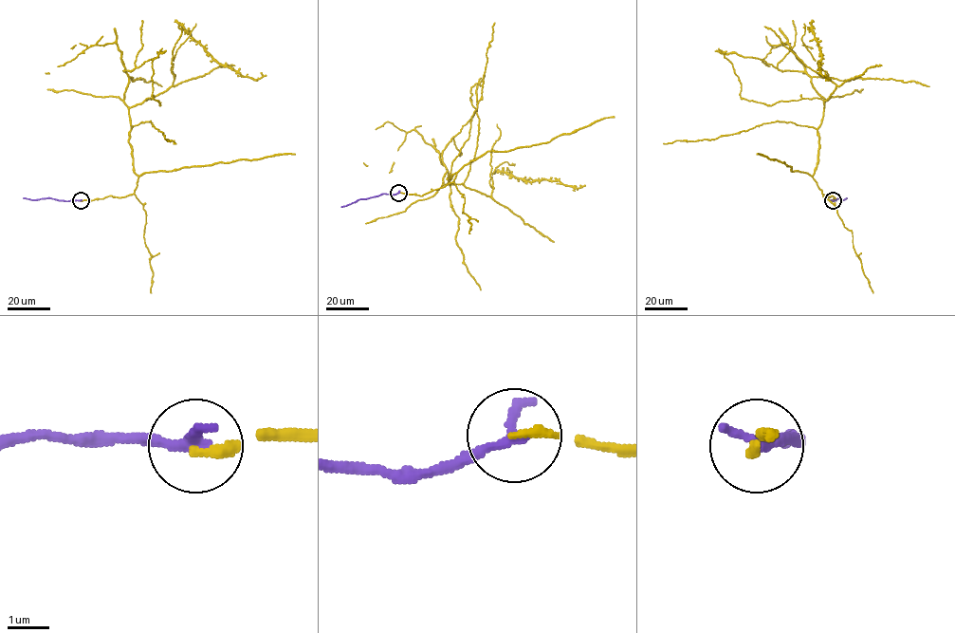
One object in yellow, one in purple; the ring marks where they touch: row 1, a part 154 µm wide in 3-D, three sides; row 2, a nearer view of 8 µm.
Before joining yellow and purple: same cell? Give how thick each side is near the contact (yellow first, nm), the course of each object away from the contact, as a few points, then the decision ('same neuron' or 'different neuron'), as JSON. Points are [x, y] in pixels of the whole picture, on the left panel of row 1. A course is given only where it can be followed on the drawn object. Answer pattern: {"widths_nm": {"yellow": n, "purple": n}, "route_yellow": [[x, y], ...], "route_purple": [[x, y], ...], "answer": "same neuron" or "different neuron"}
{"widths_nm": {"yellow": 220, "purple": 320}, "route_yellow": [[81, 200], [134, 192], [129, 108], [172, 85], [174, 59], [189, 28], [218, 63], [253, 79], [261, 72]], "route_purple": [[81, 200], [23, 197]], "answer": "same neuron"}

